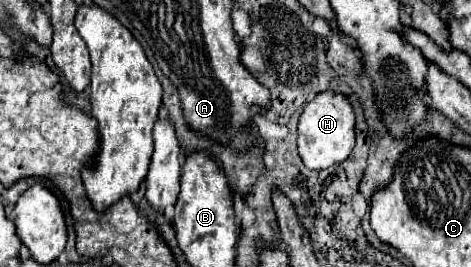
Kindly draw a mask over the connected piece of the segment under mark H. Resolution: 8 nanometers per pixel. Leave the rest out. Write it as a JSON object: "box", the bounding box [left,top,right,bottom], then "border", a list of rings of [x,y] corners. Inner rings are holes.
{"box":[298,92,354,170],"border":[[[320,92],[306,104],[298,122],[298,152],[306,168],[324,170],[344,162],[354,148],[354,110],[346,96],[336,92]]]}

